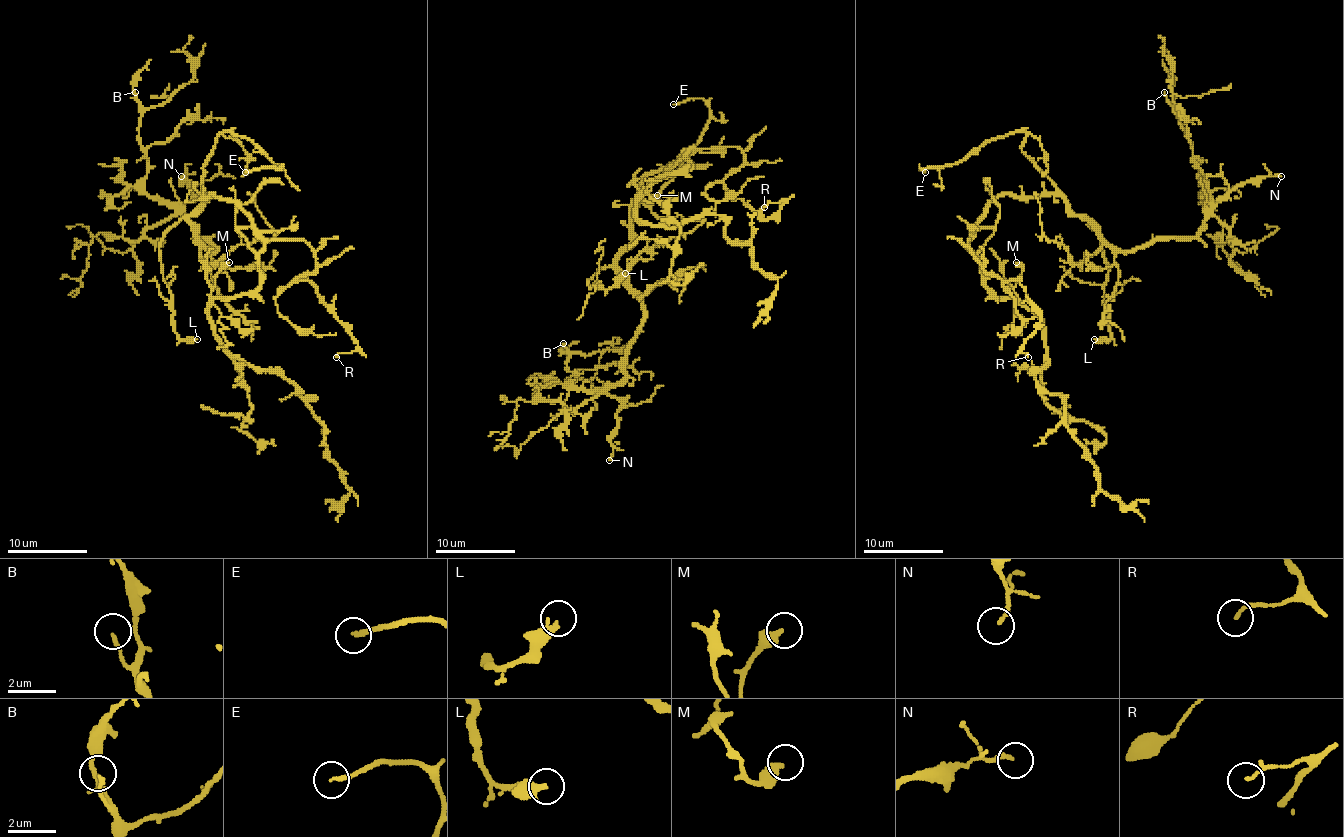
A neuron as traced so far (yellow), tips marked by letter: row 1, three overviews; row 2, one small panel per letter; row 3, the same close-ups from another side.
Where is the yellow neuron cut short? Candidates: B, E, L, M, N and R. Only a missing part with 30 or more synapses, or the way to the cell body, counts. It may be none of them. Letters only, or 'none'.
E

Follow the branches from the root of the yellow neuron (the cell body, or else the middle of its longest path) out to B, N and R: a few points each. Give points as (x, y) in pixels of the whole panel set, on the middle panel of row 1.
B: (655, 173), (643, 181), (631, 243), (617, 261), (643, 309), (625, 377), (603, 390), (579, 390), (563, 343)
N: (655, 173), (643, 181), (631, 243), (617, 261), (643, 323), (625, 377), (607, 392), (621, 404), (609, 460)
R: (655, 173), (693, 148), (737, 146), (743, 162), (723, 181), (723, 189), (764, 219), (786, 203), (764, 207)

